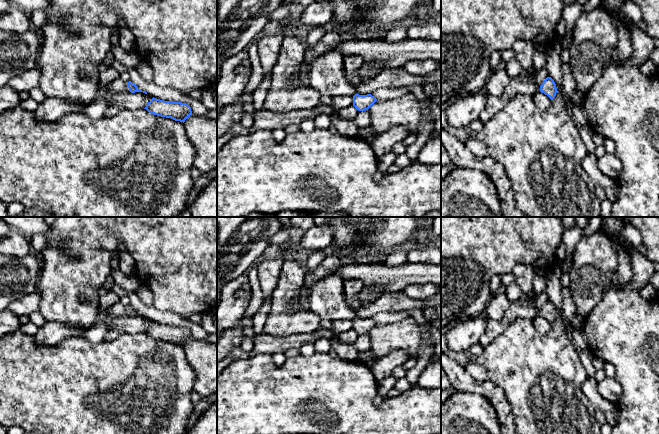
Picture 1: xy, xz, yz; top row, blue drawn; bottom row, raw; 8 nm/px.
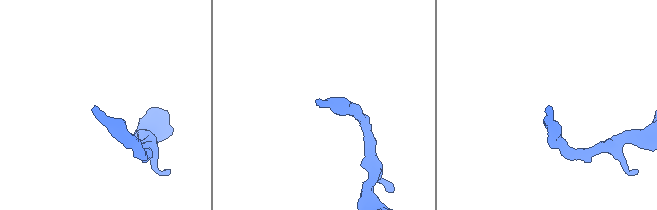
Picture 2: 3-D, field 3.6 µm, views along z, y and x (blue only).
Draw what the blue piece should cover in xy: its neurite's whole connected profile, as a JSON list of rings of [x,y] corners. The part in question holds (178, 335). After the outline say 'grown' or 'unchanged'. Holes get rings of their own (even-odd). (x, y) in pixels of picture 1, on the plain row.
[[[154,321],[144,333],[151,338],[171,342],[183,347],[192,338],[191,331],[186,327],[164,325]]] | unchanged

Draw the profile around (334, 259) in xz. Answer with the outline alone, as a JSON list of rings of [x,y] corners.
[[[327,251],[324,260],[318,264],[314,270],[308,271],[295,308],[301,310],[309,309],[308,287],[329,277],[340,266],[354,264],[358,262],[360,258],[361,257],[354,252]]]

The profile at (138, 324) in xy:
[[[143,316],[117,318],[111,323],[105,341],[111,341],[122,333],[144,333],[152,322],[152,319]]]

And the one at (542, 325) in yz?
[[[536,314],[532,318],[532,322],[535,329],[540,333],[547,333],[552,327],[552,324],[540,314]]]

